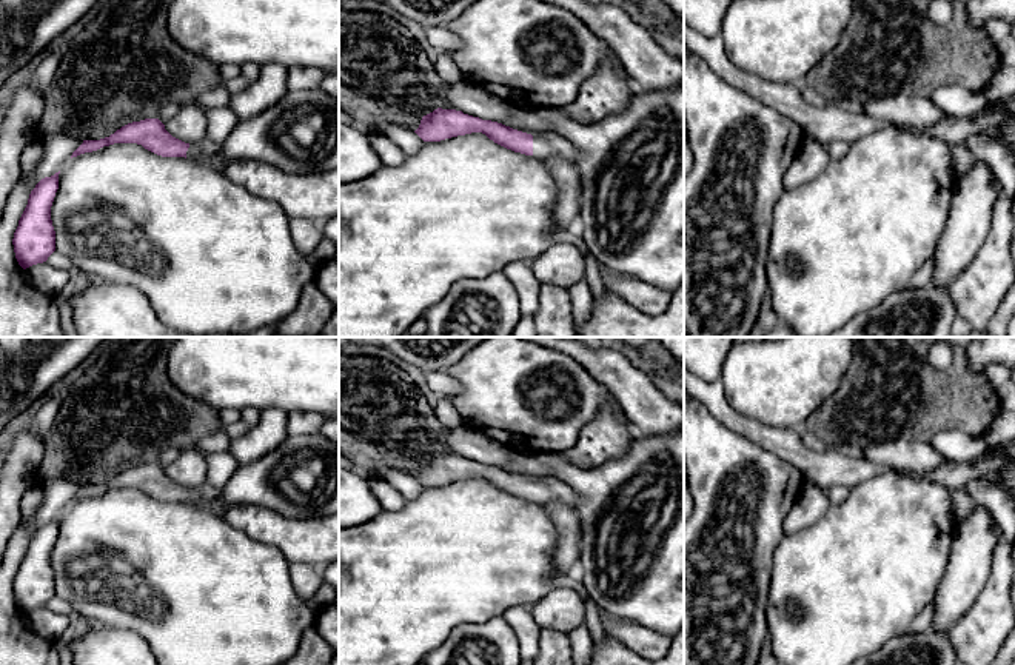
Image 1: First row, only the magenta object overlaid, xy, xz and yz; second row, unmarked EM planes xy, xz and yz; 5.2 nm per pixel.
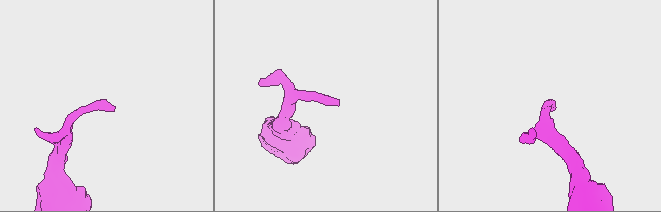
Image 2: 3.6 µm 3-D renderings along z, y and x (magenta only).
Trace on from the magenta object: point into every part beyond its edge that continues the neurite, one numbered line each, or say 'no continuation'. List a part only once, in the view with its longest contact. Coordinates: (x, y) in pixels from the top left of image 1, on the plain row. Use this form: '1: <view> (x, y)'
1: xz (544, 490)

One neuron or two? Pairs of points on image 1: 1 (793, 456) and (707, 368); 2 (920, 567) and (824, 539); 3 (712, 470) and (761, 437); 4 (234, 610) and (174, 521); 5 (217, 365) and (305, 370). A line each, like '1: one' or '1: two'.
1: two
2: one
3: two
4: one
5: one

